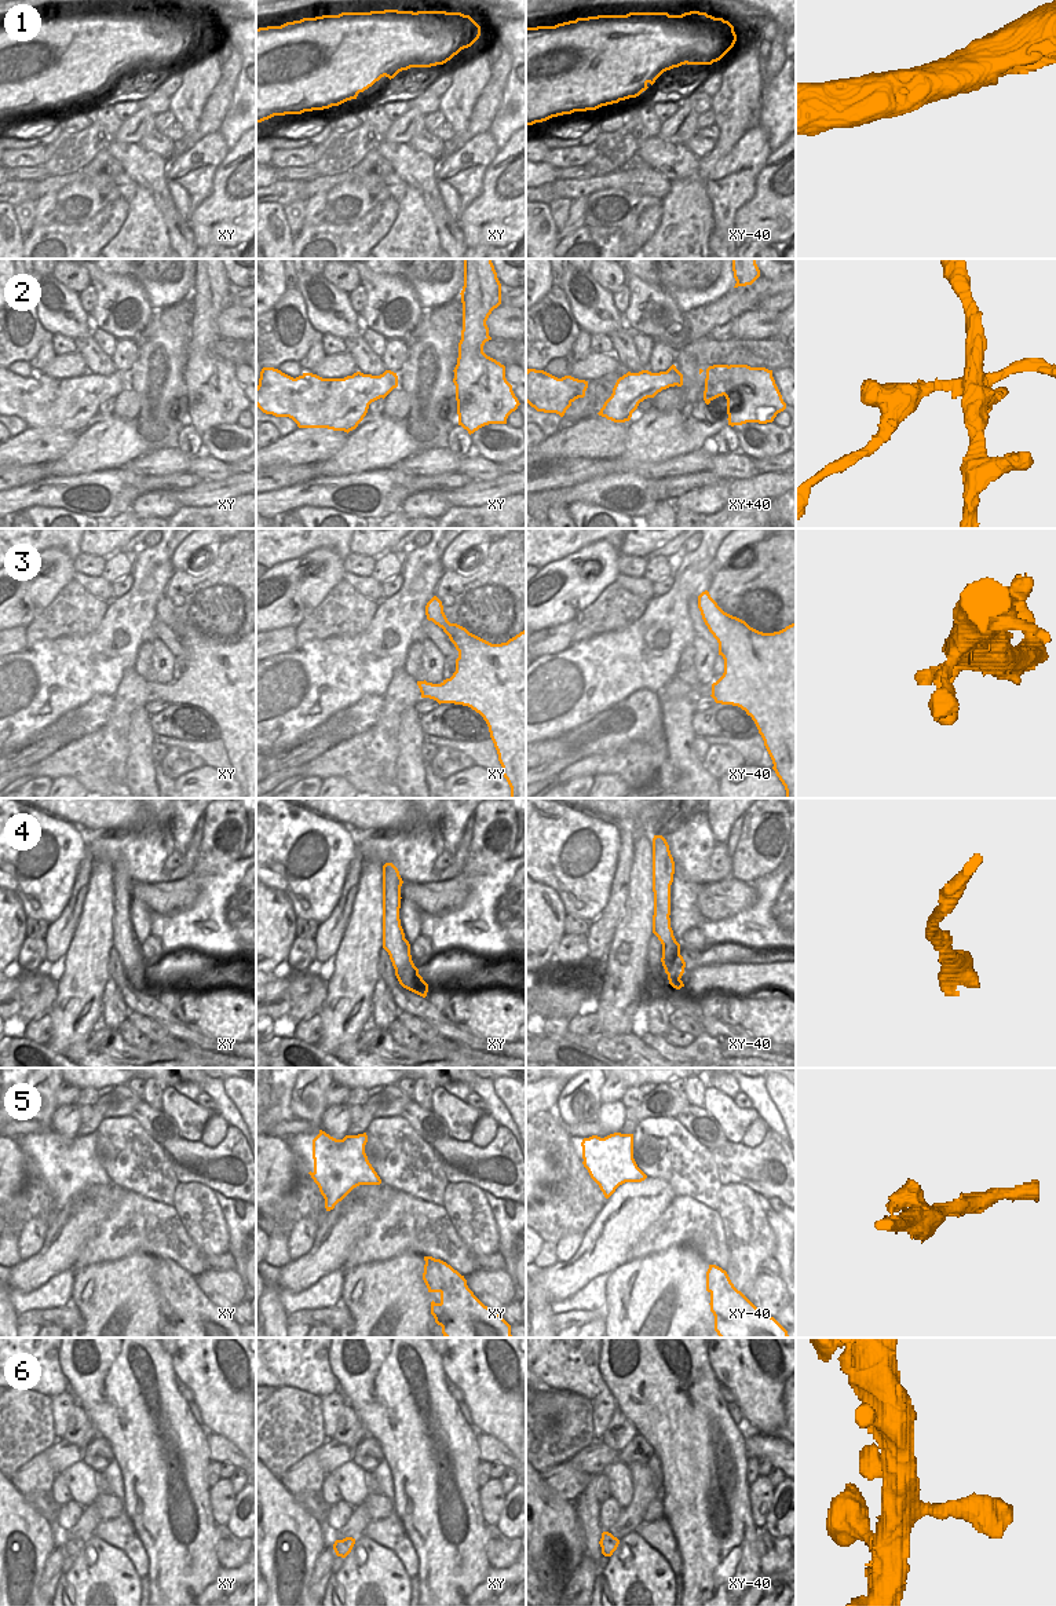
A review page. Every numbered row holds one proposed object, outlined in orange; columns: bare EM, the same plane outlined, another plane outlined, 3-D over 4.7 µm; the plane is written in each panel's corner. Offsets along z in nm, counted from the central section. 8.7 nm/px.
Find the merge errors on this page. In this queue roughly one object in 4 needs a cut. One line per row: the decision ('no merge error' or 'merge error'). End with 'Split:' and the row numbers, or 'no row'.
1: no merge error
2: merge error
3: no merge error
4: no merge error
5: no merge error
6: no merge error
Split: 2

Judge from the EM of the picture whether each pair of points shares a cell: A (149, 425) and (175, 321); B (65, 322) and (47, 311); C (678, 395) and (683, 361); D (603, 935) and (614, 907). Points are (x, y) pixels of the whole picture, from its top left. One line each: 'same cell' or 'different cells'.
A: same cell
B: same cell
C: different cells
D: same cell

